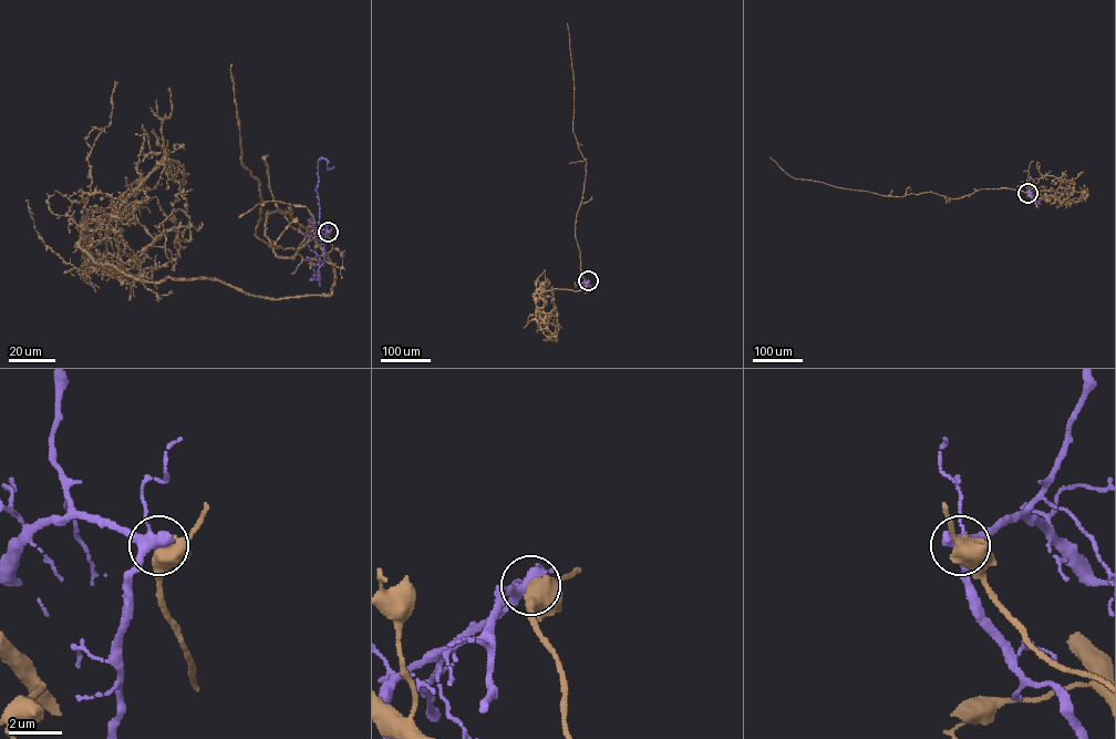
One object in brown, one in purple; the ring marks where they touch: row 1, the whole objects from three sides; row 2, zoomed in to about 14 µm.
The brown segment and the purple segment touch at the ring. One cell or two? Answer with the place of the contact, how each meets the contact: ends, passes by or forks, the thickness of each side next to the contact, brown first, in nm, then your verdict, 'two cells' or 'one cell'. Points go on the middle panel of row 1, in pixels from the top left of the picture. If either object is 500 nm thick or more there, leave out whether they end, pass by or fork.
place (588, 280); calibres 500 and 360 nm; two cells

